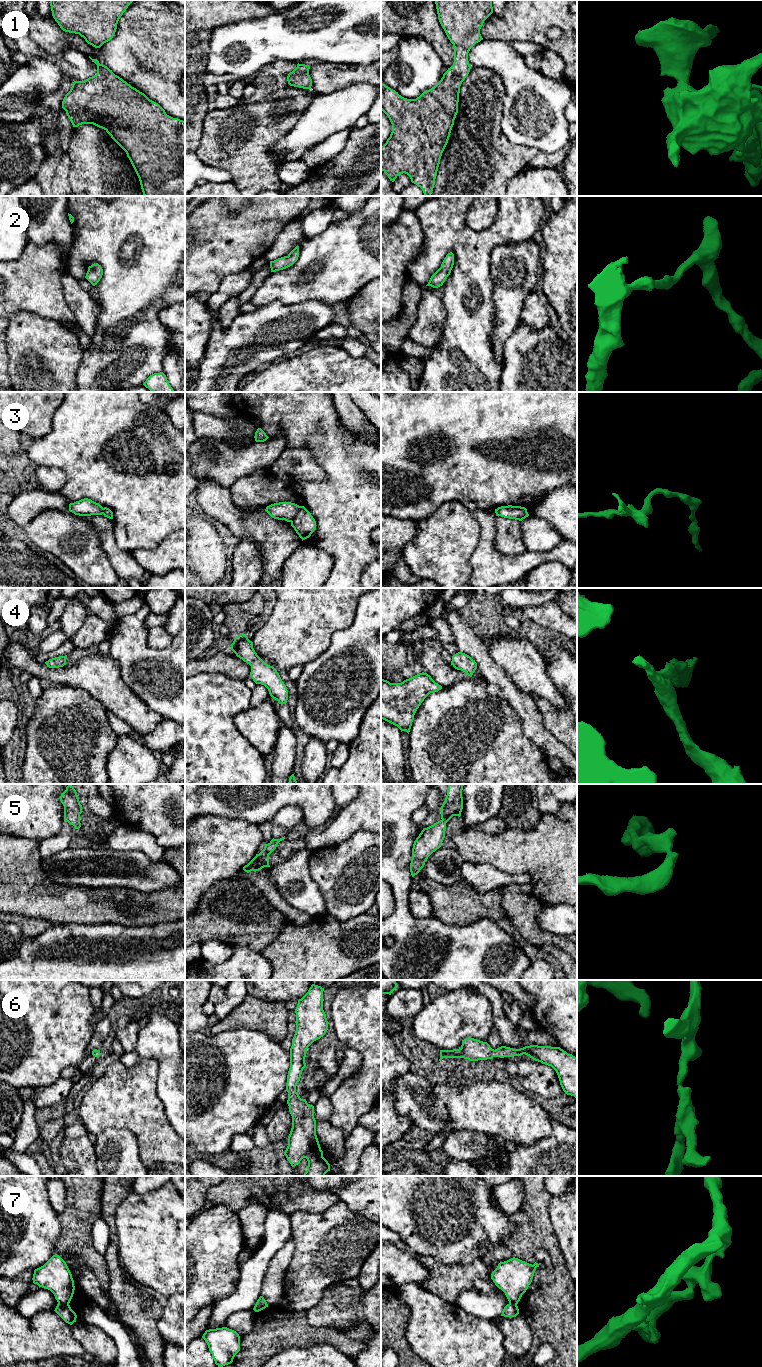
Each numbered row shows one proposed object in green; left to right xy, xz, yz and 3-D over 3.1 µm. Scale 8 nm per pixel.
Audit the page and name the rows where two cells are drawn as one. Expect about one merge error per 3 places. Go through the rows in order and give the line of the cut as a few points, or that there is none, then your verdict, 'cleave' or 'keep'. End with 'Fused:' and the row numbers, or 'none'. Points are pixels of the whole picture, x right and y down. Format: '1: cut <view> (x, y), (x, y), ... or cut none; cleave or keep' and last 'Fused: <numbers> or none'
1: cut none; keep
2: cut none; keep
3: cut xz (299, 506), (298, 512), (290, 521); cleave
4: cut none; keep
5: cut none; keep
6: cut none; keep
7: cut xy (58, 1303), (68, 1304); cleave
Fused: 3, 7

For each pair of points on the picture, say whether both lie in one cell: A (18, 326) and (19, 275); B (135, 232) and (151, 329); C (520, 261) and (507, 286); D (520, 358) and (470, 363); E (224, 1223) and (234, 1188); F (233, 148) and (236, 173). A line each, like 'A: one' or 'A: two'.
A: two
B: one
C: one
D: two
E: two
F: one

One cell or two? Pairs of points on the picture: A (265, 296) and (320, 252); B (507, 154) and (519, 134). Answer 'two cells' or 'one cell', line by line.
A: one cell
B: two cells

